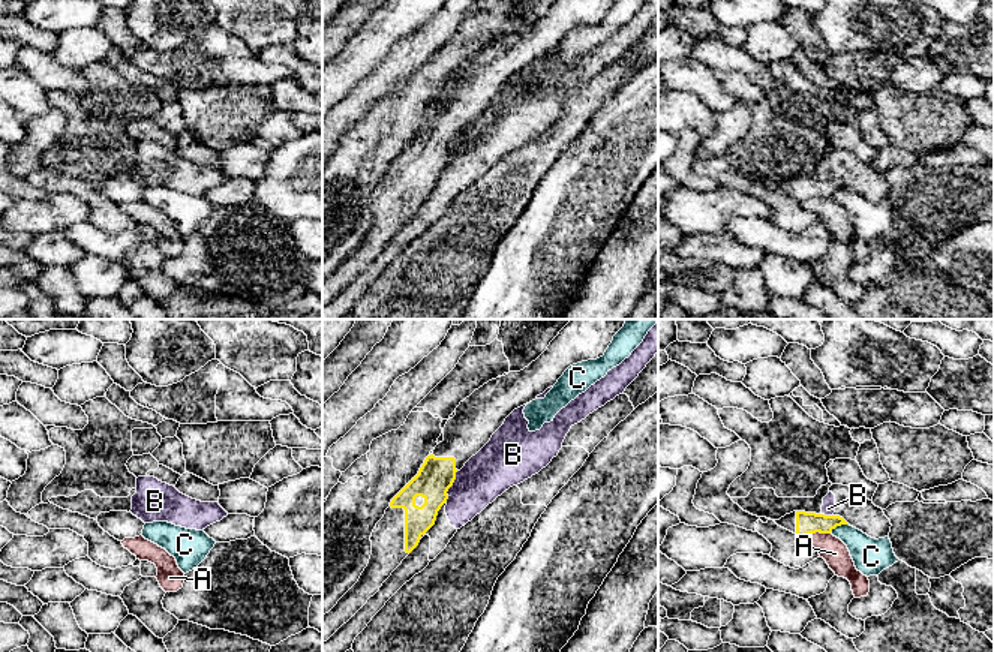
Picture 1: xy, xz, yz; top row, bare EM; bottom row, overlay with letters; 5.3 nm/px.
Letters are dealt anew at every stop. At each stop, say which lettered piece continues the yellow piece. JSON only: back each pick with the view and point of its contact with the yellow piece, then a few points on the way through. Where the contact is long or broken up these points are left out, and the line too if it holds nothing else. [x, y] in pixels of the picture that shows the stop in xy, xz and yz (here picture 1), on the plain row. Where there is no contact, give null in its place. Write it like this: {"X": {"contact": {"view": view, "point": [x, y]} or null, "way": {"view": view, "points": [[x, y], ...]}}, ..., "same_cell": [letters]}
{"same_cell": []}

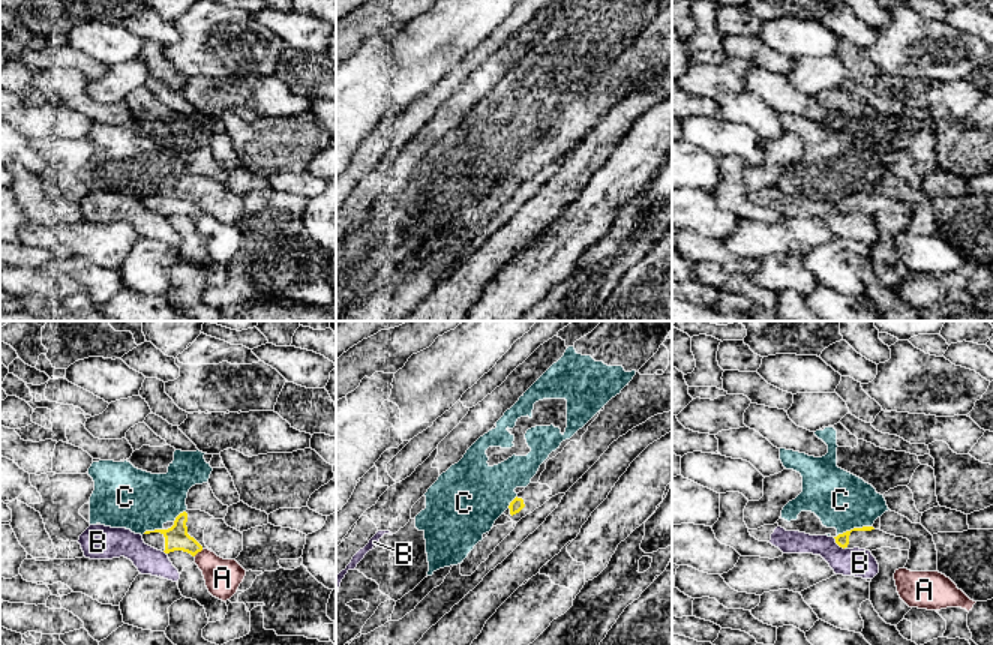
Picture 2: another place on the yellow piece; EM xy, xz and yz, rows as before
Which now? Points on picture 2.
{"same_cell": []}

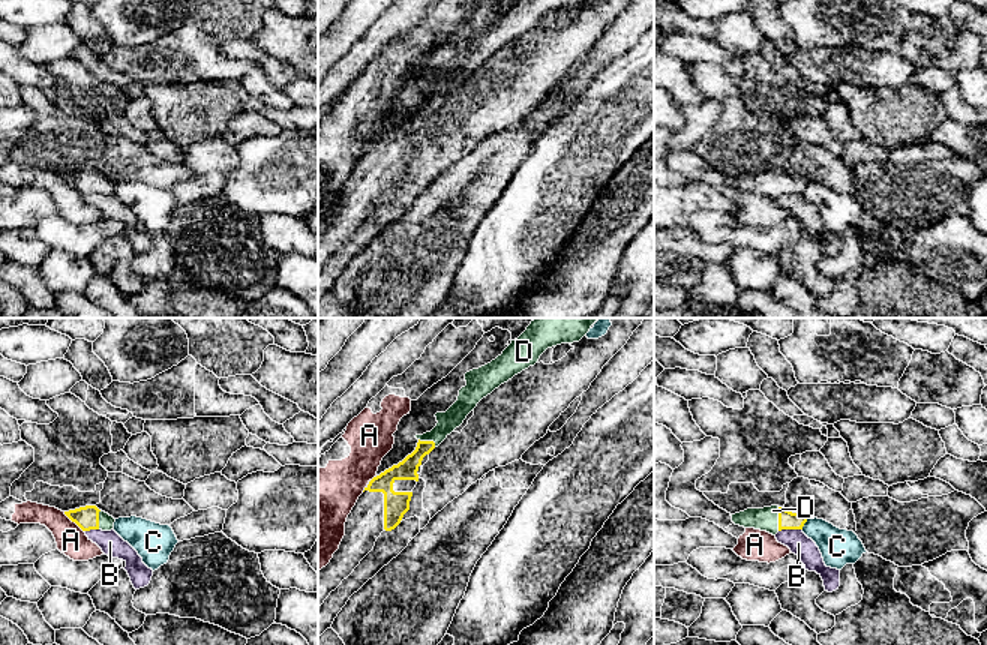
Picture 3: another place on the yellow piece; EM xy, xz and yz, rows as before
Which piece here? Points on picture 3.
{"D": {"contact": {"view": "yz", "point": [779, 183]}, "way": {"view": "yz", "points": [[786, 183], [779, 183], [765, 183]]}}, "same_cell": ["D"]}

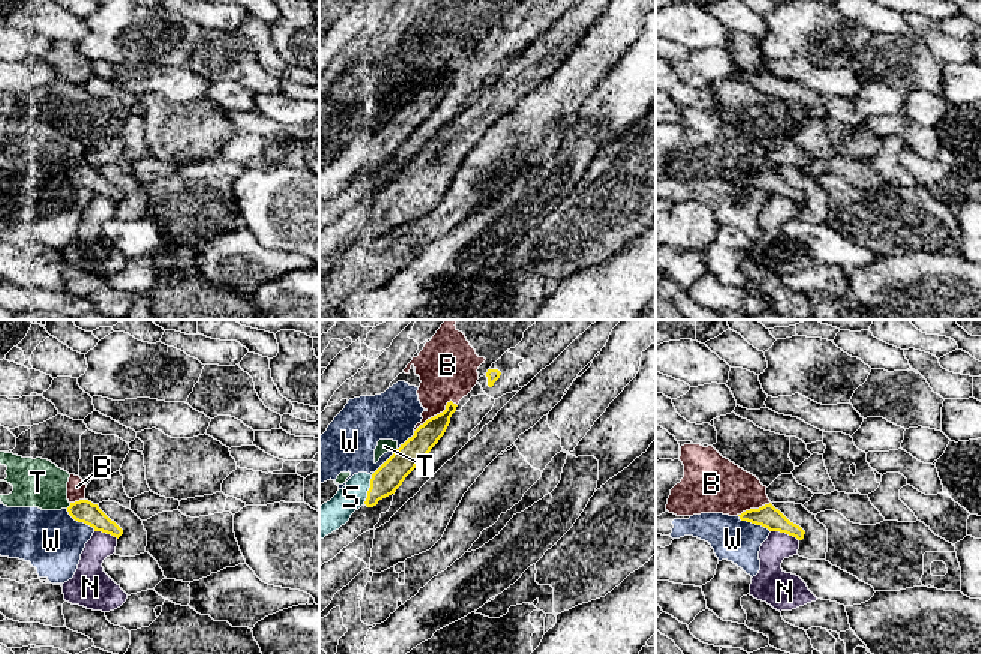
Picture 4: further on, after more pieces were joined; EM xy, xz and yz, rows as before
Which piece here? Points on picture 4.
{"S": {"contact": {"view": "xz", "point": [369, 152]}}, "same_cell": ["S"]}

